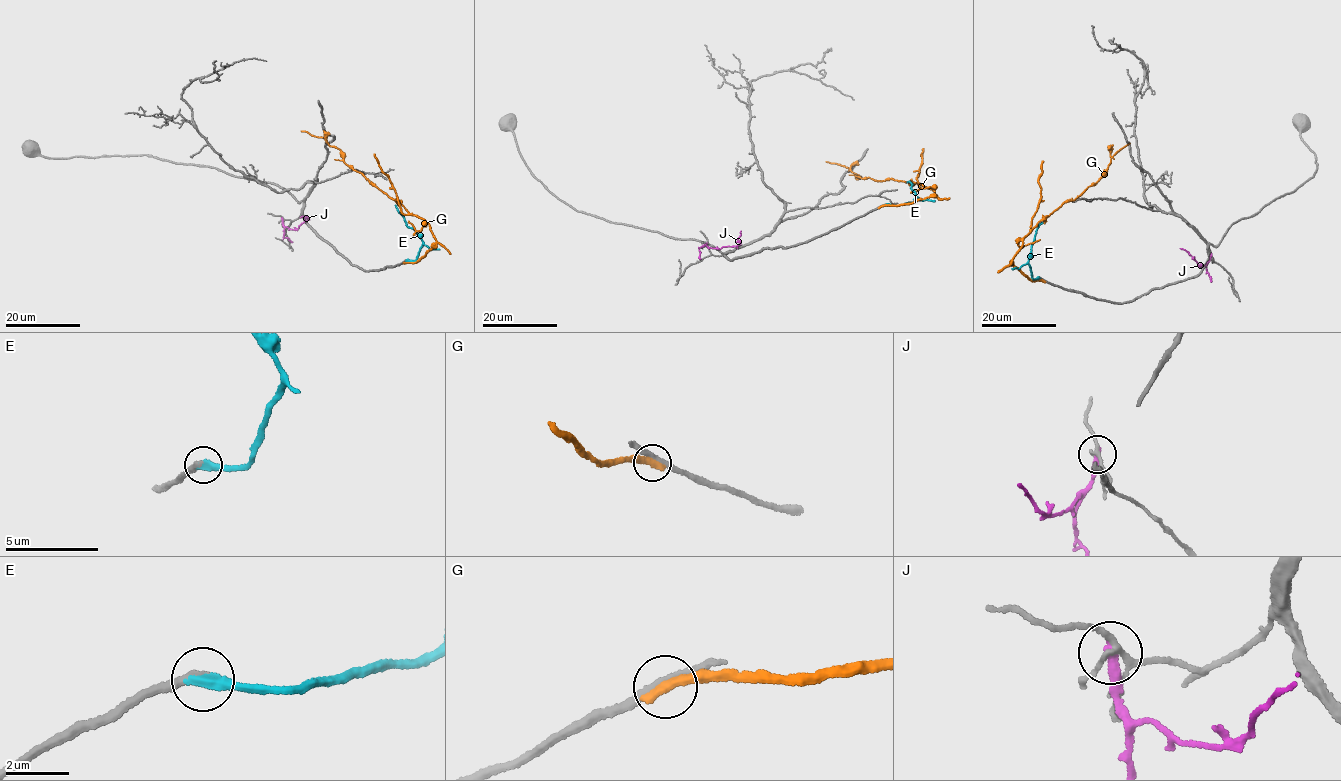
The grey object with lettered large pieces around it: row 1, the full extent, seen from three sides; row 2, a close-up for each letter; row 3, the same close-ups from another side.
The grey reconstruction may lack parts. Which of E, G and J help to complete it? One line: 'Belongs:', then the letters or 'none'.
Belongs: E

